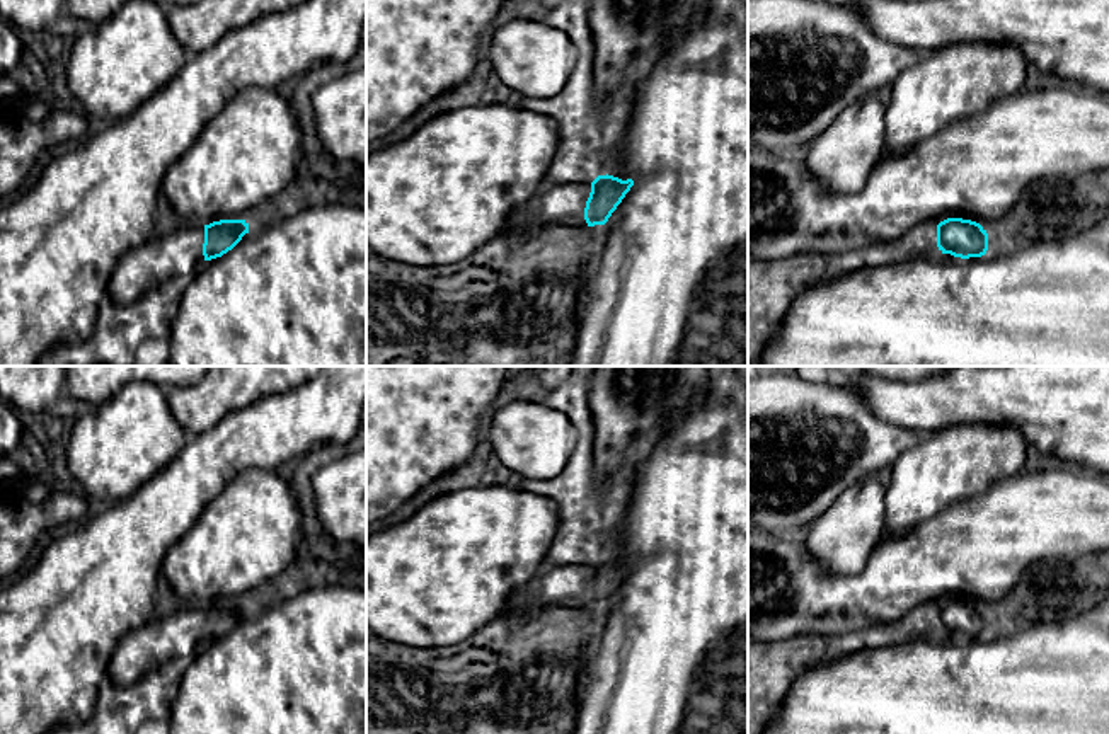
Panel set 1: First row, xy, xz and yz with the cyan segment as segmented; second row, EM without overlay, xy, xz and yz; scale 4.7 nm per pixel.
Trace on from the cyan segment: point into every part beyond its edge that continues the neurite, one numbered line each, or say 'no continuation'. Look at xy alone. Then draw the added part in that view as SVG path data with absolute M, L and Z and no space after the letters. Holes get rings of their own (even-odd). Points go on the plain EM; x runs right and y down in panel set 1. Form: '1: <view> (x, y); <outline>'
1: xy (140, 651); M187 605L167 618L152 618L124 634L111 656L106 680L133 685L170 659L196 656L204 644L204 608Z

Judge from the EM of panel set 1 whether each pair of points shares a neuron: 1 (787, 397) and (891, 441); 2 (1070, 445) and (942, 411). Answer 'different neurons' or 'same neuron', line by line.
1: same neuron
2: same neuron

